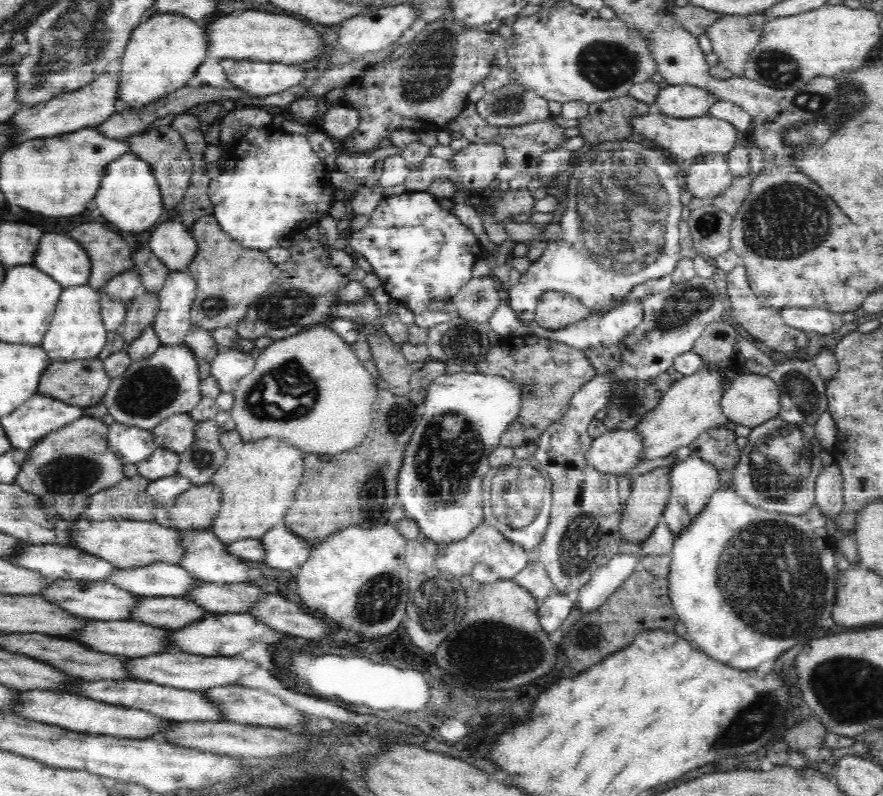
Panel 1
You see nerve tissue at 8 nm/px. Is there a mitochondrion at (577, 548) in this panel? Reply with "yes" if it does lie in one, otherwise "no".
yes

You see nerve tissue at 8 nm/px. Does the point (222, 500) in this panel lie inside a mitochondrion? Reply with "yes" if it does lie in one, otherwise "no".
no

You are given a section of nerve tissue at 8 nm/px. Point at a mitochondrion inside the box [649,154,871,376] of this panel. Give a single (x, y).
(788, 220)

